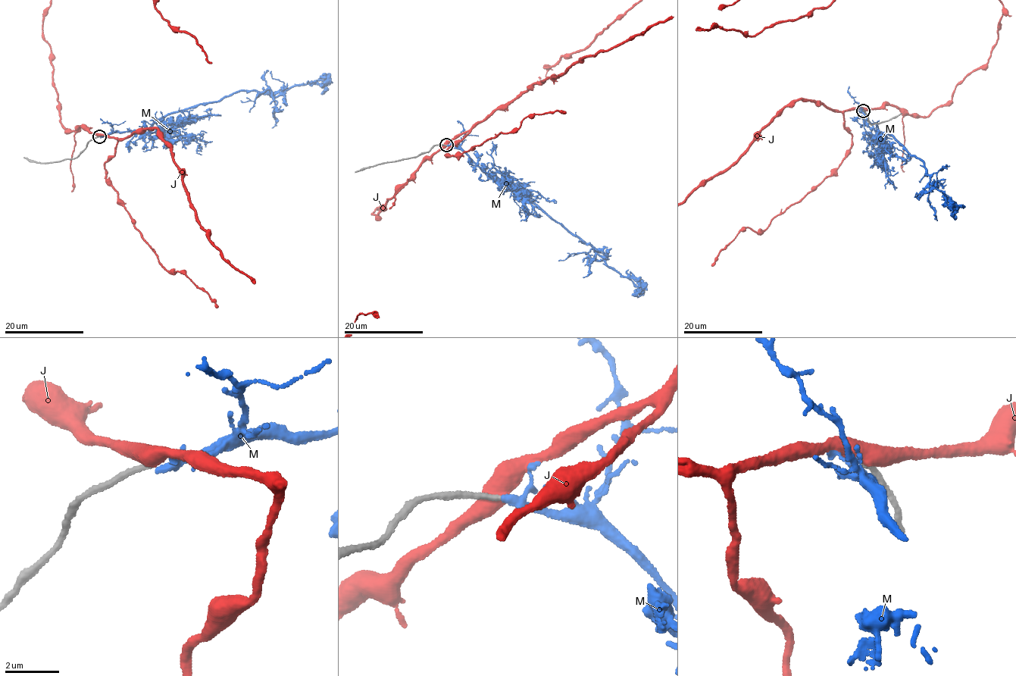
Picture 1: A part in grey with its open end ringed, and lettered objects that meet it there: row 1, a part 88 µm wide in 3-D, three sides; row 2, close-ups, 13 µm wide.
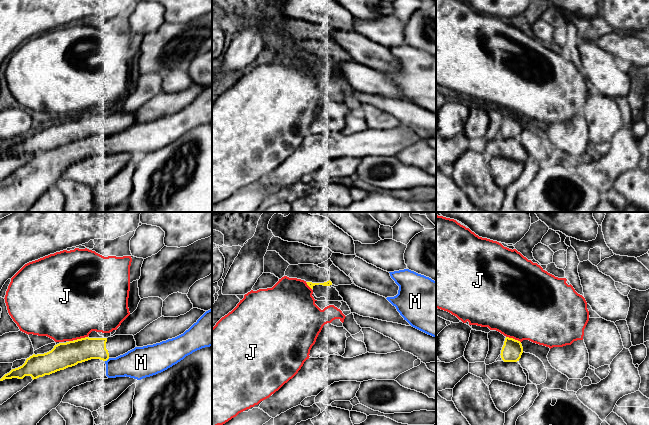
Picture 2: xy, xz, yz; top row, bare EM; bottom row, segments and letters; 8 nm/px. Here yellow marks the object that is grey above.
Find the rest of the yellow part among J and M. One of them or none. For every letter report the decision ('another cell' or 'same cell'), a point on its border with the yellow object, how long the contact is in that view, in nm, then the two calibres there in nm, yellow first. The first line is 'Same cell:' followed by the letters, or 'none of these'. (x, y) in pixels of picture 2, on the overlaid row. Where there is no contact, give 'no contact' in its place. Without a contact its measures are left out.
Same cell: none of these
J: another cell; meets yellow in yz at (512, 338); contact 130 nm long; 160 nm thick on the yellow side, 500 nm on the other
M: another cell; meets yellow in xy at (107, 359); contact 50 nm long; 190 nm thick on the yellow side, 240 nm on the other

